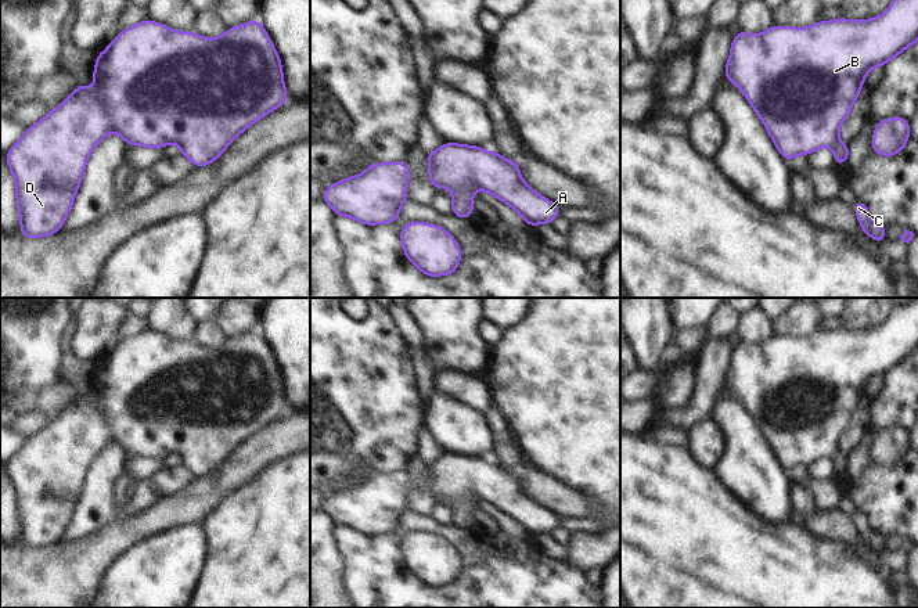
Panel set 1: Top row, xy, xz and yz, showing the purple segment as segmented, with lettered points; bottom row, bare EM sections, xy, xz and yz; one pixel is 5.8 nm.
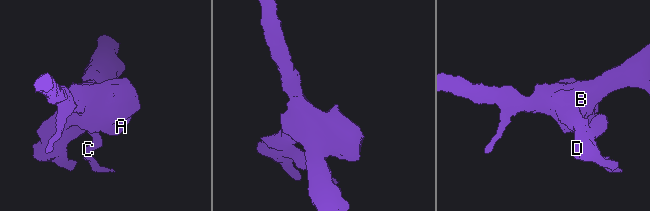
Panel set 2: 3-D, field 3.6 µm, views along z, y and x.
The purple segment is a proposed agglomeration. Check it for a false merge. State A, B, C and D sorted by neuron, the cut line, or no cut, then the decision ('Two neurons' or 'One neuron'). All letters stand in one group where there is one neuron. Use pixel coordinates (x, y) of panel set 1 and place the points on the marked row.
Groups: A B C D. No split. One neuron.

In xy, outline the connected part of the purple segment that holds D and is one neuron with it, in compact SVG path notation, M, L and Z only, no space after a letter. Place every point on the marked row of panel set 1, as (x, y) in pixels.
M151 19L141 21L119 32L109 46L96 55L93 80L93 90L87 84L78 84L58 107L28 127L6 154L15 180L21 235L25 238L50 237L62 227L90 152L107 134L118 133L125 144L145 148L163 148L174 143L195 168L204 168L216 161L237 136L288 100L281 60L259 19L230 28L215 39L202 37L195 32L176 32Z

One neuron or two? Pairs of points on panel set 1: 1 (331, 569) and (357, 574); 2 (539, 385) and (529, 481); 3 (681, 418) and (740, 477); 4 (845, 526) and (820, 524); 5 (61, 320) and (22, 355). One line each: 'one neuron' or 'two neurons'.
1: two neurons
2: two neurons
3: two neurons
4: one neuron
5: one neuron

